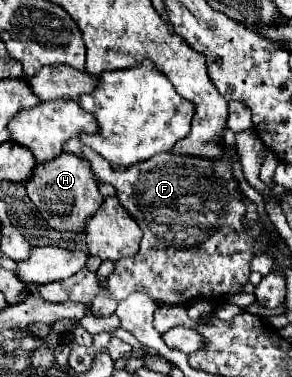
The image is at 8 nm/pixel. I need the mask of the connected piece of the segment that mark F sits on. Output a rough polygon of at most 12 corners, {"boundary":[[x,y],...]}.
{"boundary":[[163,152],[115,172],[87,160],[139,224],[105,284],[83,268],[27,284],[89,306],[243,292],[263,226],[221,158]]}

